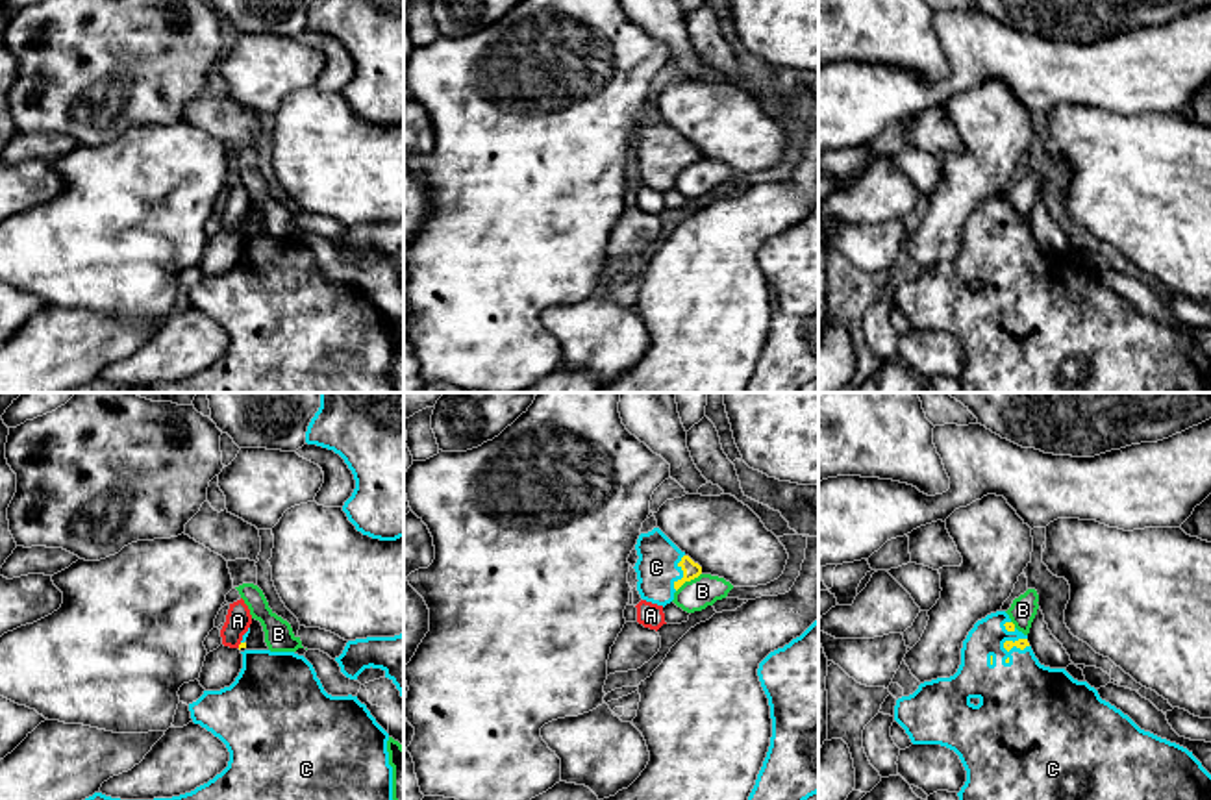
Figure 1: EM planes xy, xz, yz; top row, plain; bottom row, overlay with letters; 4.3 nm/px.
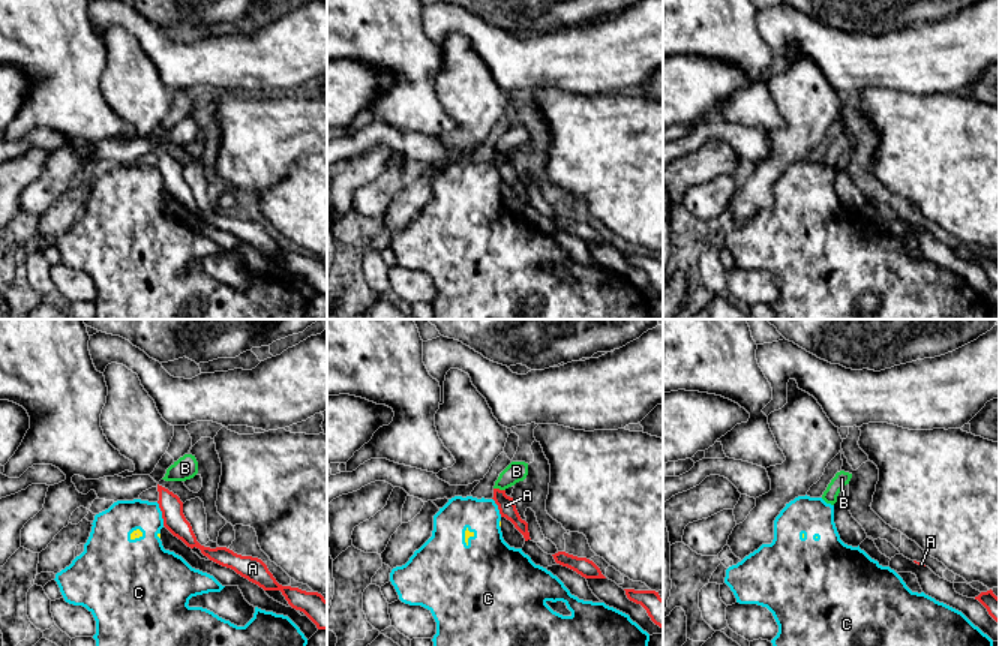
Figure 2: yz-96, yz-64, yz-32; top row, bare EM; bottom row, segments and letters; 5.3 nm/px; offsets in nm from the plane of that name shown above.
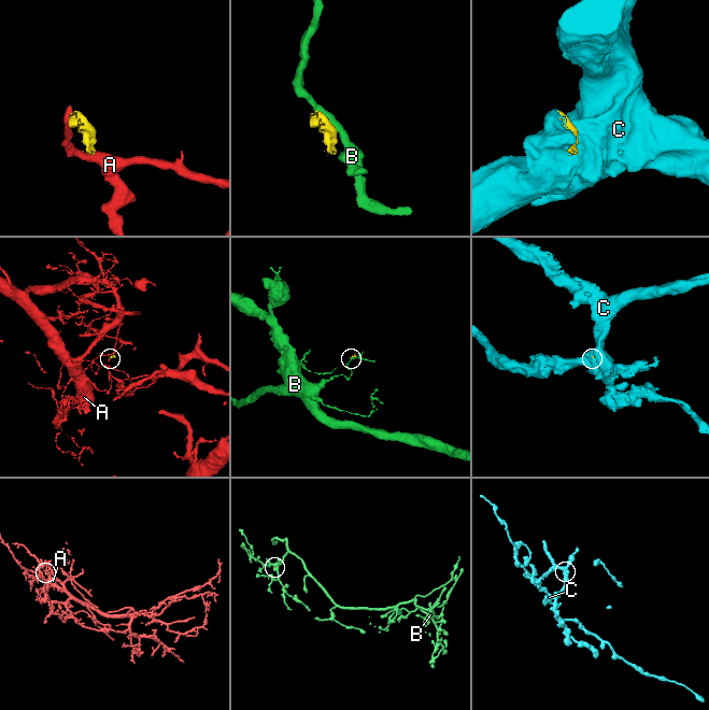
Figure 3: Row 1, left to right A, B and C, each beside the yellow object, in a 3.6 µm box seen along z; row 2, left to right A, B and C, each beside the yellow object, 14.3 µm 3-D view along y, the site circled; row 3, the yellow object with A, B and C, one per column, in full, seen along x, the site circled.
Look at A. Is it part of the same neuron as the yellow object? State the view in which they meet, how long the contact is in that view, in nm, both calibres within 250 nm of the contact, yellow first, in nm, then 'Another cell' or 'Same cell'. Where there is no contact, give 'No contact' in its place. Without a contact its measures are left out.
Touches yellow in xy. Shared border 30 nm. Thickness 30 nm (yellow) against 110 nm. Another cell

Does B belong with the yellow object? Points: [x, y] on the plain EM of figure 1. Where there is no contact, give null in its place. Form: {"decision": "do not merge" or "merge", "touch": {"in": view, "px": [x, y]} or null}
{"decision": "do not merge", "touch": {"in": "xz", "px": [687, 165]}}

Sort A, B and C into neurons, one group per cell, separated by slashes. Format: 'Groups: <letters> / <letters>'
Groups: A / B / C

